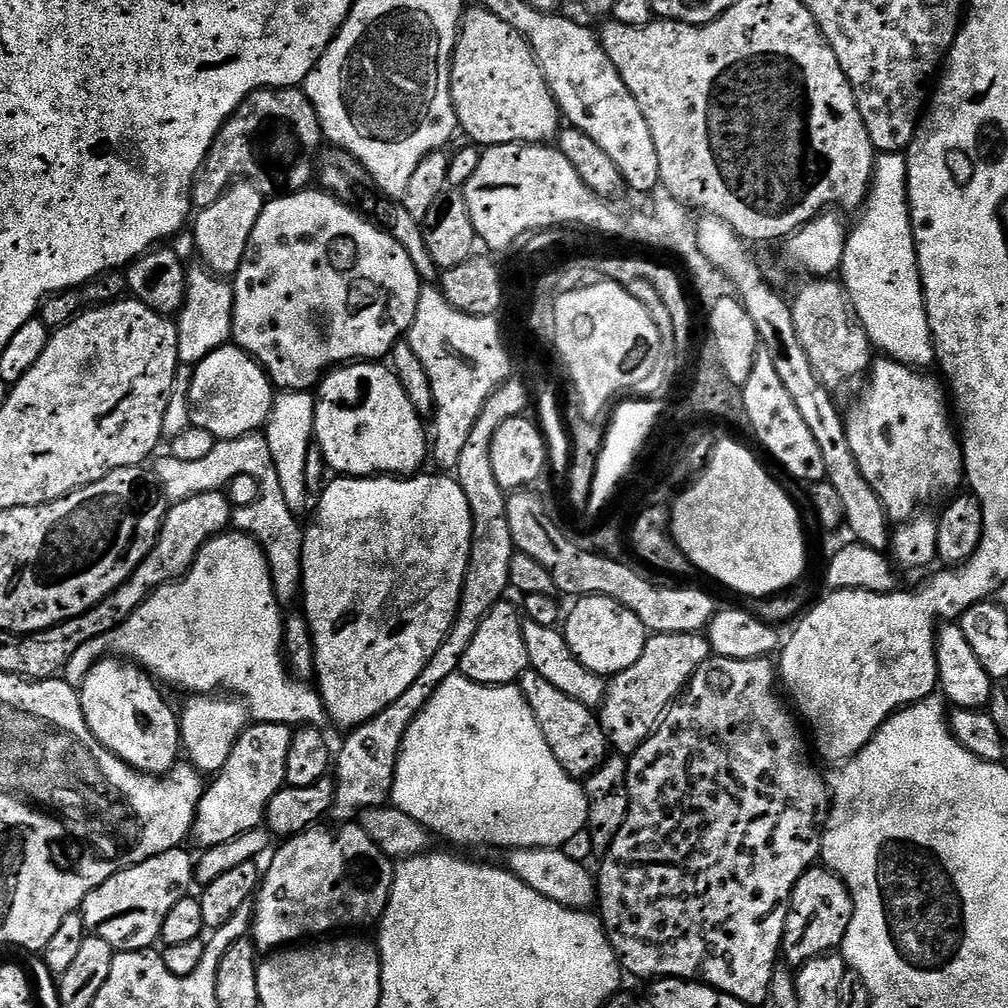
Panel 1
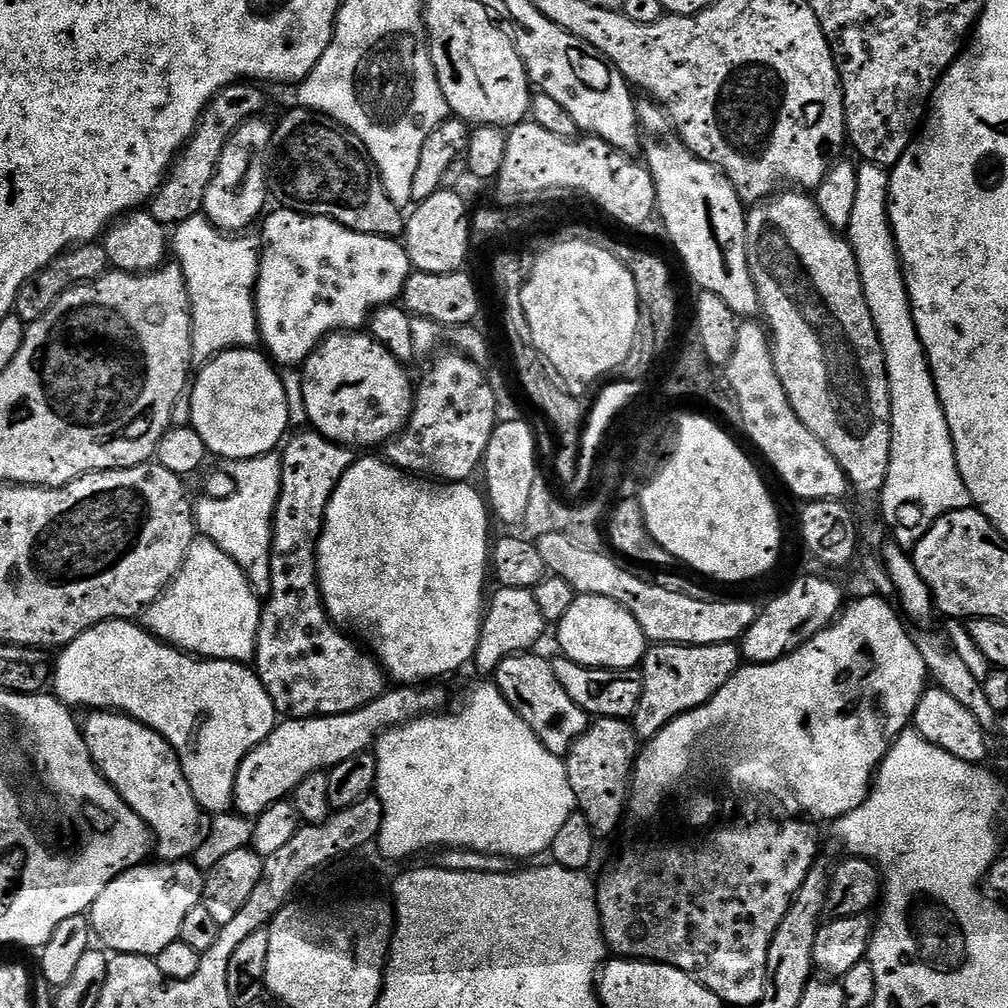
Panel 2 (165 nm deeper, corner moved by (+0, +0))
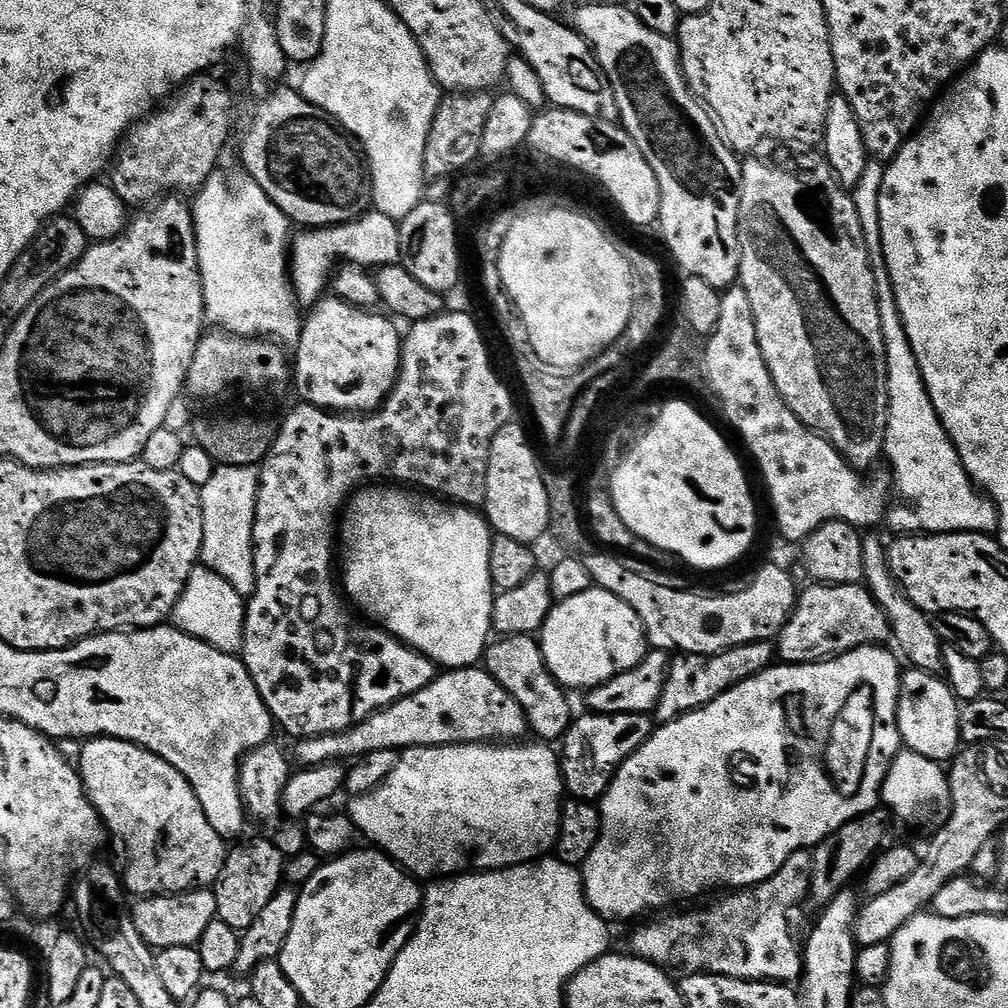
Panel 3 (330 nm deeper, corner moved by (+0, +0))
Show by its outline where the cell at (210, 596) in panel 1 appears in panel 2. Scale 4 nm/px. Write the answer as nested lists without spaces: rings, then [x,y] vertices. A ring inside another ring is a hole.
[[[197,538],[193,540],[176,579],[164,589],[156,603],[143,612],[142,624],[165,644],[171,644],[173,648],[179,648],[197,658],[248,662],[256,655],[261,611],[261,597],[256,595],[246,574],[236,565],[234,558],[218,550],[214,542]]]

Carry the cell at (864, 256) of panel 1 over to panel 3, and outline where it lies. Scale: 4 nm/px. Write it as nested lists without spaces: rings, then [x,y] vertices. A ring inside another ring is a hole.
[[[869,162],[862,178],[856,183],[854,199],[858,218],[862,222],[862,234],[872,256],[878,310],[882,318],[882,338],[886,346],[888,425],[884,439],[884,456],[892,459],[891,475],[894,477],[894,488],[895,491],[896,488],[900,491],[900,496],[904,499],[904,508],[891,509],[892,528],[896,534],[988,532],[991,524],[993,527],[998,520],[996,505],[987,495],[981,494],[976,485],[968,479],[968,471],[962,466],[956,448],[934,410],[934,402],[930,402],[930,394],[924,385],[918,358],[910,346],[910,338],[906,334],[896,305],[896,296],[892,293],[878,218],[878,198],[882,194],[884,170],[883,163]]]

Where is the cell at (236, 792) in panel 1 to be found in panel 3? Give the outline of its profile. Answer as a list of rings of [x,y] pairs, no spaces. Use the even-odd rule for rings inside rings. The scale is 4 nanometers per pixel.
[[[483,667],[453,668],[444,670],[430,681],[422,690],[394,702],[388,708],[381,708],[367,716],[362,722],[345,732],[331,732],[325,736],[310,736],[299,741],[294,752],[294,760],[300,766],[315,766],[318,764],[335,764],[351,762],[357,756],[374,754],[374,750],[403,750],[405,748],[442,748],[446,744],[483,744],[485,742],[520,742],[529,735],[528,719],[510,698],[508,691],[494,679]]]

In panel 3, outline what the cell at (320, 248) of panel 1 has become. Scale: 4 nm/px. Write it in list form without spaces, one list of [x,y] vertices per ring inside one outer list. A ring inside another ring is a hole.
[[[375,210],[368,211],[366,215],[359,216],[349,224],[334,224],[301,233],[290,244],[292,288],[296,291],[296,300],[301,306],[311,306],[325,299],[330,281],[341,262],[369,270],[401,263],[400,225],[397,221],[386,218],[386,214]]]

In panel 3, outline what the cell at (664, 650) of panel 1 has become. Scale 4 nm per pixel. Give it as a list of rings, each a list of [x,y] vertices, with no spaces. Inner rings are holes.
[[[771,640],[750,642],[713,656],[677,655],[668,665],[668,677],[654,709],[655,719],[660,722],[677,720],[687,712],[704,708],[726,690],[746,682],[751,676],[765,672],[766,669],[773,667],[773,664],[774,644]]]

